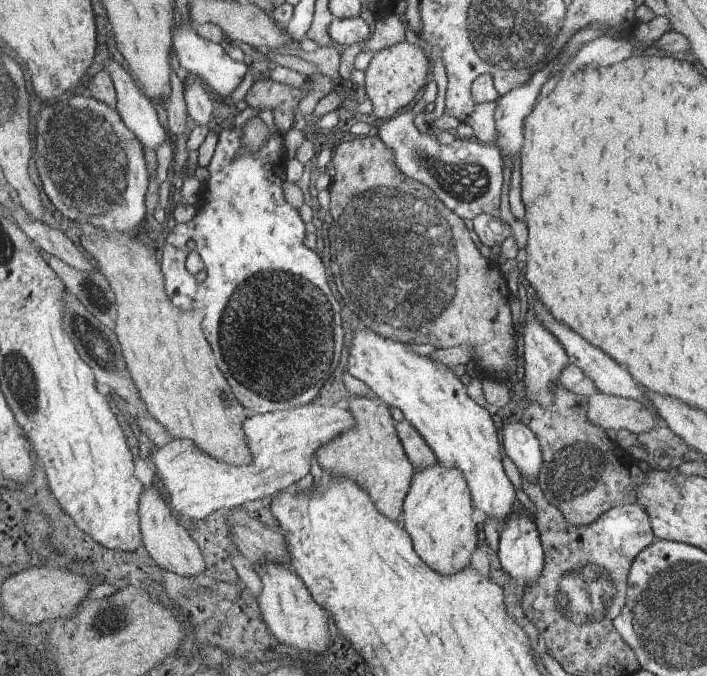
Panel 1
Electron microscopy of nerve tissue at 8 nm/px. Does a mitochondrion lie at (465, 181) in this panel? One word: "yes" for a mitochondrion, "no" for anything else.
yes

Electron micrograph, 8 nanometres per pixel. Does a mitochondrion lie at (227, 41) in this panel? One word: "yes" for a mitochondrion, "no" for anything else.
no

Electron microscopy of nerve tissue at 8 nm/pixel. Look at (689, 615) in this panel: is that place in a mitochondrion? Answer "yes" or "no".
yes

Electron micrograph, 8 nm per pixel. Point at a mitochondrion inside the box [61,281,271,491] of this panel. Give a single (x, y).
(92, 341)

